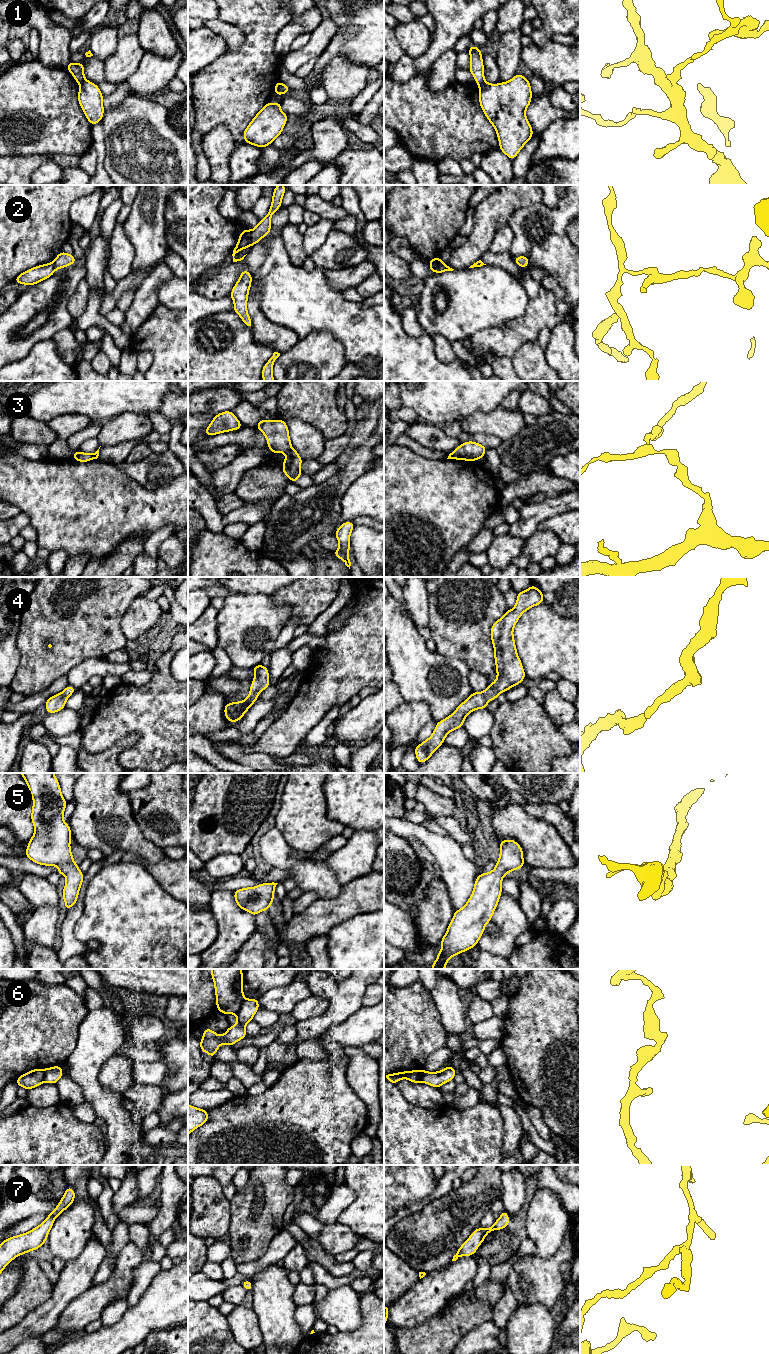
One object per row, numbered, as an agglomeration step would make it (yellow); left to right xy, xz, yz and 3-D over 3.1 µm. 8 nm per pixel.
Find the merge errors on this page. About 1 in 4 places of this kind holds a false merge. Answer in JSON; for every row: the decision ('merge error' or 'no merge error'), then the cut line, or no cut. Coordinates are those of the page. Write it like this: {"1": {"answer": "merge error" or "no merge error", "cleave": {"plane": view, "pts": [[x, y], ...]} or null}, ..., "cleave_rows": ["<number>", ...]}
{"1": {"answer": "merge error", "cleave": {"plane": "yz", "pts": [[484, 81], [478, 85]]}}, "2": {"answer": "merge error", "cleave": {"plane": "xz", "pts": [[249, 231], [249, 239], [252, 244]]}}, "3": {"answer": "merge error", "cleave": {"plane": "xz", "pts": [[291, 447], [286, 453]]}}, "4": {"answer": "no merge error", "cleave": null}, "5": {"answer": "no merge error", "cleave": null}, "6": {"answer": "merge error", "cleave": {"plane": "xz", "pts": [[245, 999], [235, 1013]]}}, "7": {"answer": "no merge error", "cleave": null}, "cleave_rows": ["1", "2", "3", "6"]}

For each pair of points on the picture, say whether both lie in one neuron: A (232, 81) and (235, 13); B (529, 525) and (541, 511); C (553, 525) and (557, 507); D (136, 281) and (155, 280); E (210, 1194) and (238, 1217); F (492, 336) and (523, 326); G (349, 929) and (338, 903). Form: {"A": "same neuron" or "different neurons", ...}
{"A": "same neuron", "B": "same neuron", "C": "different neurons", "D": "different neurons", "E": "different neurons", "F": "same neuron", "G": "different neurons"}

